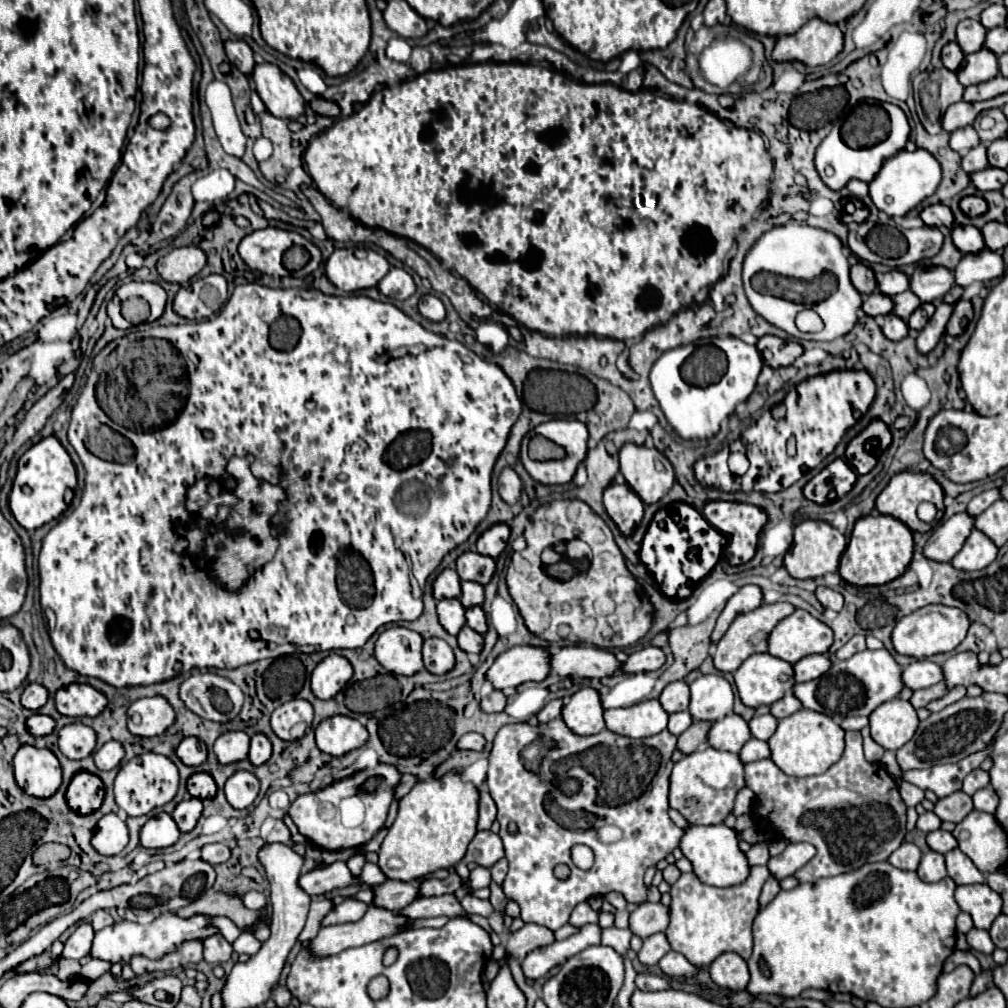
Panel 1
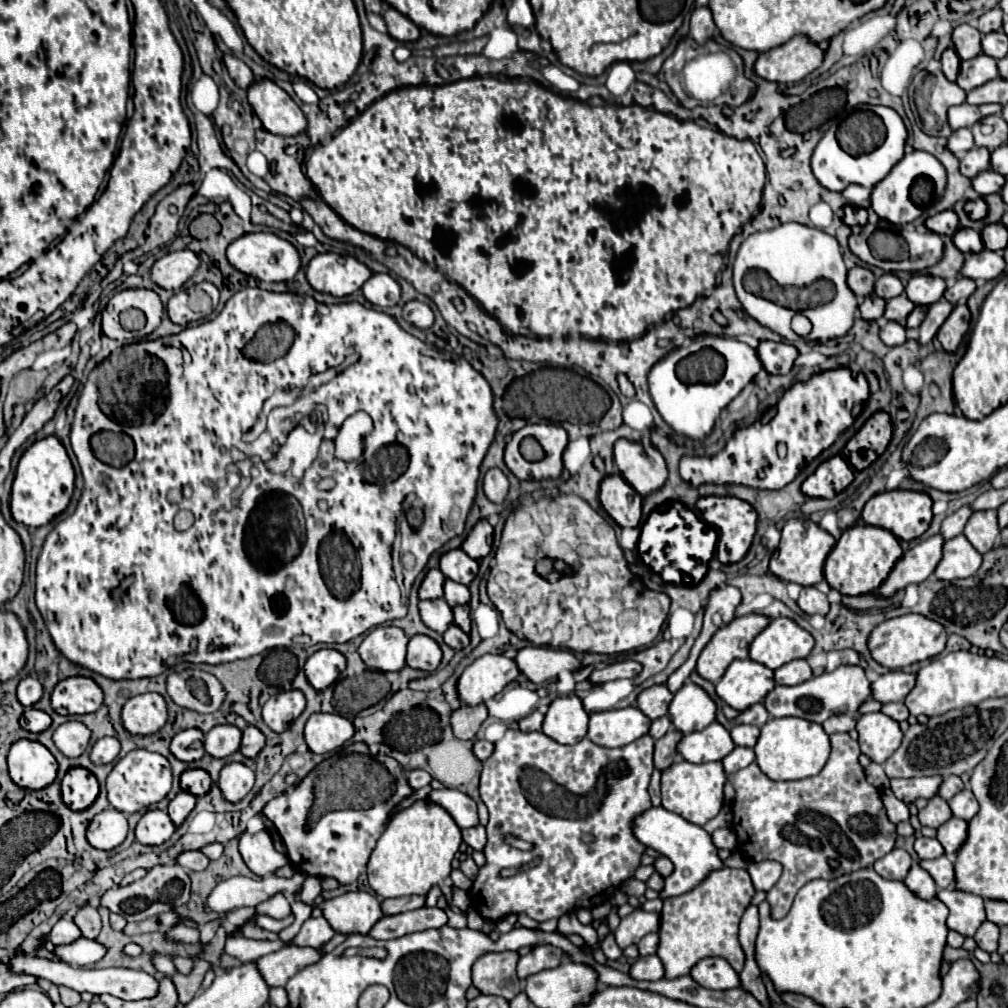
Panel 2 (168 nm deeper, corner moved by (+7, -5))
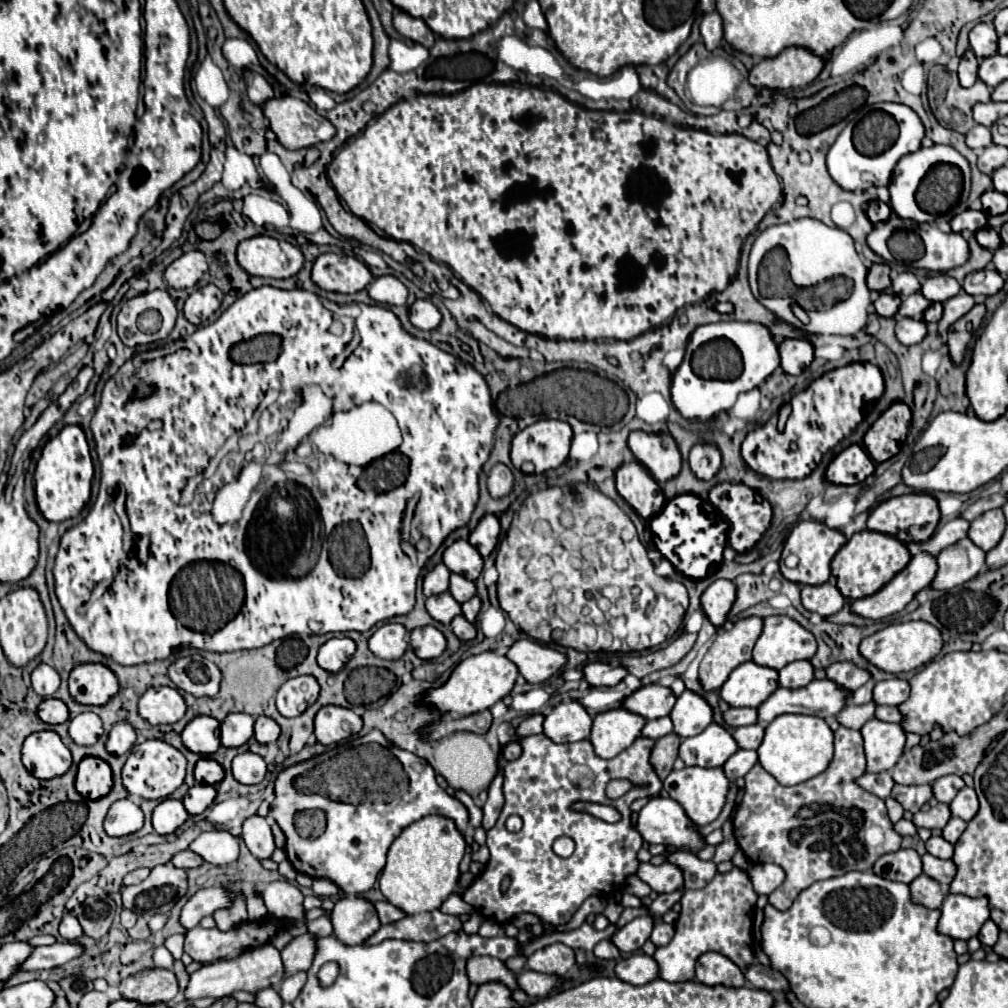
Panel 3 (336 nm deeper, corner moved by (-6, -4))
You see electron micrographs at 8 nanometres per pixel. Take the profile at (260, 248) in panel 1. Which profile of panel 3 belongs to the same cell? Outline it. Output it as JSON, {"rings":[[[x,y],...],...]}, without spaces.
{"rings":[[[257,235],[239,243],[237,263],[255,277],[287,279],[303,267],[303,253],[287,241]]]}

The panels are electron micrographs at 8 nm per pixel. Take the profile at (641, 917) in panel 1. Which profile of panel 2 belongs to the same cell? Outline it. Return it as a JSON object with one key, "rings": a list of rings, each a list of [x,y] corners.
{"rings":[[[636,908],[632,914],[620,920],[618,930],[614,932],[616,944],[624,950],[630,944],[638,944],[646,934],[658,932],[660,928],[660,916],[654,912],[646,912],[642,908]]]}

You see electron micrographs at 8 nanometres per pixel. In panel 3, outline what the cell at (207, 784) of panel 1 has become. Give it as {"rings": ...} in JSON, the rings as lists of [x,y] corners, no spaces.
{"rings":[[[203,757],[195,765],[195,779],[197,779],[197,783],[217,785],[223,779],[223,767],[215,759]]]}

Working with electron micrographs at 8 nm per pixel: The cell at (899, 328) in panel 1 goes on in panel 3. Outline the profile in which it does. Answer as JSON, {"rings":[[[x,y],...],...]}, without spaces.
{"rings":[[[905,317],[903,321],[897,323],[897,339],[903,345],[917,345],[923,341],[923,337],[927,335],[927,323],[925,321],[917,321],[911,317]]]}

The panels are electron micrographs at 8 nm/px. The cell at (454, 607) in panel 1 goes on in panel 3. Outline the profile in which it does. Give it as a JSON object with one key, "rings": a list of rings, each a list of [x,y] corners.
{"rings":[[[447,591],[427,597],[425,607],[427,607],[427,613],[431,613],[433,619],[443,621],[443,625],[449,625],[453,621],[453,617],[457,617],[461,613],[461,605]]]}

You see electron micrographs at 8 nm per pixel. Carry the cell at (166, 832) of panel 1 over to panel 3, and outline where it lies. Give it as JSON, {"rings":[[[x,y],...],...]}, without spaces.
{"rings":[[[177,799],[161,801],[153,811],[153,829],[159,835],[169,835],[179,829],[187,821],[189,813],[185,811],[183,803]]]}

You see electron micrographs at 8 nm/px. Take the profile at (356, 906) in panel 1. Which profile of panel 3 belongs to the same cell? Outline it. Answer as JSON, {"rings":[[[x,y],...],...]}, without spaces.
{"rings":[[[305,933],[301,937],[295,937],[283,951],[281,951],[281,959],[283,959],[283,969],[285,969],[285,977],[297,973],[297,971],[307,971],[311,967],[311,957],[315,953],[315,939],[313,935]]]}

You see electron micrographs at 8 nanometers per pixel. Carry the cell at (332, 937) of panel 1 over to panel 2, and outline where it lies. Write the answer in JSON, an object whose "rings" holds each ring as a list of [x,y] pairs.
{"rings":[[[284,946],[274,954],[266,954],[262,956],[258,962],[258,968],[262,970],[262,976],[266,978],[268,986],[276,988],[276,986],[284,986],[288,982],[288,978],[292,978],[298,970],[316,964],[324,954],[320,952],[320,948],[302,948],[302,946]]]}

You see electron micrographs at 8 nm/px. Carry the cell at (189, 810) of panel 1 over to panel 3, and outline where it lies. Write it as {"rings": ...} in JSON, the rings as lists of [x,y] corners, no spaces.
{"rings":[[[197,783],[183,797],[183,805],[185,805],[185,809],[191,815],[199,815],[199,813],[203,813],[213,803],[215,795],[217,795],[217,791],[215,791],[213,785],[201,785],[201,783]]]}

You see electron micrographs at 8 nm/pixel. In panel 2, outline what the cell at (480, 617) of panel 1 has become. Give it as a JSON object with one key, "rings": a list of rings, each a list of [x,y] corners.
{"rings":[[[464,604],[464,606],[456,606],[456,608],[454,608],[454,624],[460,626],[466,634],[470,632],[470,624],[472,624],[472,620],[470,620],[470,608],[468,608],[468,604]]]}

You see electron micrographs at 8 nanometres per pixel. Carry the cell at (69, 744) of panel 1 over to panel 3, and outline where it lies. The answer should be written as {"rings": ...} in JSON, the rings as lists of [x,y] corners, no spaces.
{"rings":[[[81,713],[69,723],[69,735],[77,745],[93,745],[99,735],[103,735],[103,727],[99,715],[95,713]]]}

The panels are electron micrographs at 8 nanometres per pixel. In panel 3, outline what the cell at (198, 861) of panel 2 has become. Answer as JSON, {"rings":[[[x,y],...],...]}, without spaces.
{"rings":[[[185,849],[185,851],[175,853],[173,859],[171,859],[171,863],[175,867],[179,867],[179,869],[191,869],[191,867],[199,867],[203,863],[203,859],[197,853],[191,853],[189,849]]]}

